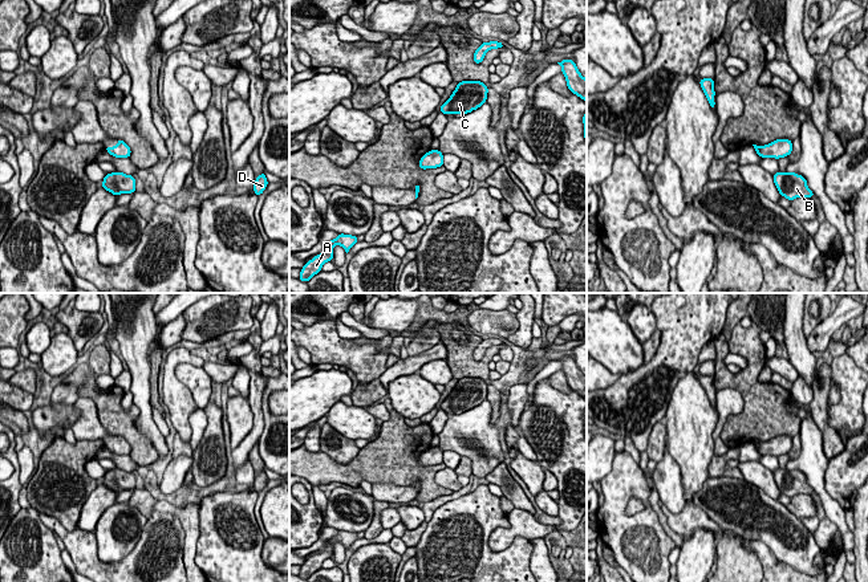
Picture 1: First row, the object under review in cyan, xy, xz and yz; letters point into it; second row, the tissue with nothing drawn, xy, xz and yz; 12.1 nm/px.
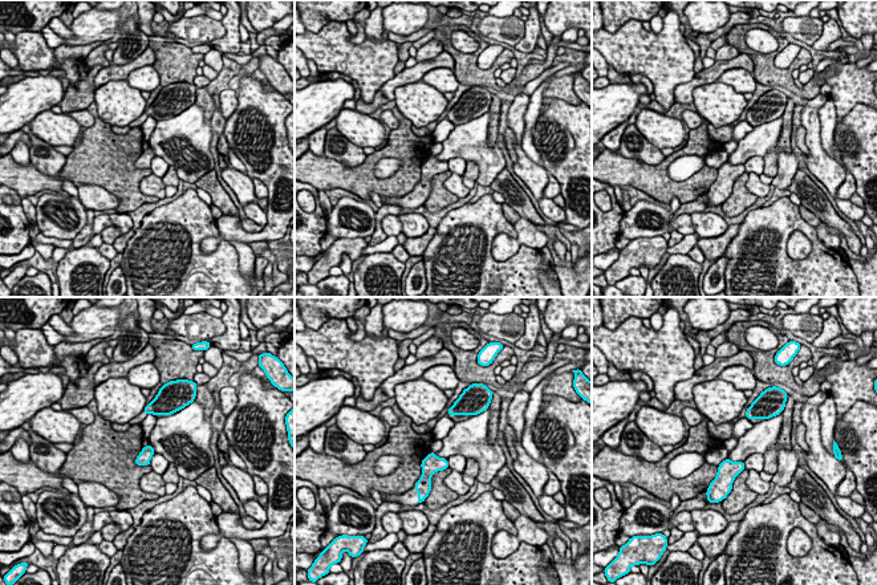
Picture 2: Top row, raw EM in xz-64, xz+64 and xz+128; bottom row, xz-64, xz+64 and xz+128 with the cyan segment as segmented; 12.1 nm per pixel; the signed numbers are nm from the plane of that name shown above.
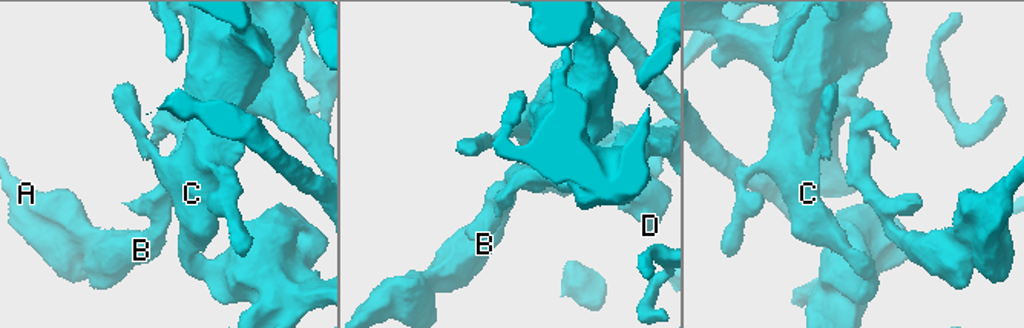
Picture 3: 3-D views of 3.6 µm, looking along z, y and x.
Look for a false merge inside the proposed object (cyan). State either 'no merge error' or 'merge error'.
no merge error

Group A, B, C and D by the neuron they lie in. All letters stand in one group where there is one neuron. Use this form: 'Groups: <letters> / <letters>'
Groups: A B C D

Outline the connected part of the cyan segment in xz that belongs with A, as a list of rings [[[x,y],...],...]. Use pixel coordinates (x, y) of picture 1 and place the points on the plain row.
[[[340,530],[336,536],[330,537],[324,549],[320,550],[319,553],[313,553],[312,557],[305,559],[305,562],[301,565],[299,577],[308,579],[315,571],[321,569],[321,565],[325,559],[332,558],[333,555],[333,544],[334,542],[341,542],[345,549],[348,550],[349,546],[358,540],[357,533],[352,532],[344,532]]]

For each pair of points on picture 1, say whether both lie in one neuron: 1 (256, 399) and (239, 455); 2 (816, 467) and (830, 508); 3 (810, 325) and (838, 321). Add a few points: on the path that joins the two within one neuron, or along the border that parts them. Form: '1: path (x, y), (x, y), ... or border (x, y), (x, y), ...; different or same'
1: path (258, 412), (258, 430), (248, 442); same
2: path (816, 477), (824, 497); same
3: border (830, 314), (806, 338); different

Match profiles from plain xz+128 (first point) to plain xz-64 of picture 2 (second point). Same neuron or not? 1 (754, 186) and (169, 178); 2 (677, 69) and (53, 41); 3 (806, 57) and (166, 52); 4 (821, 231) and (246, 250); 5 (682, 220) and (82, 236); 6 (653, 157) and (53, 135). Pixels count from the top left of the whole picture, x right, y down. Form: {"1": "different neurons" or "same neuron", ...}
{"1": "different neurons", "2": "different neurons", "3": "same neuron", "4": "different neurons", "5": "different neurons", "6": "different neurons"}

